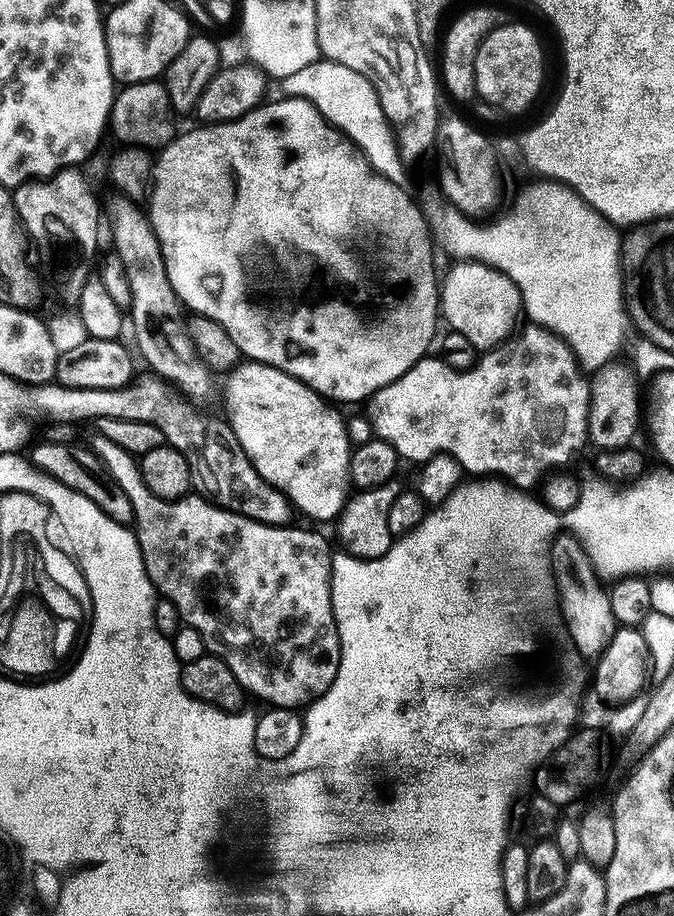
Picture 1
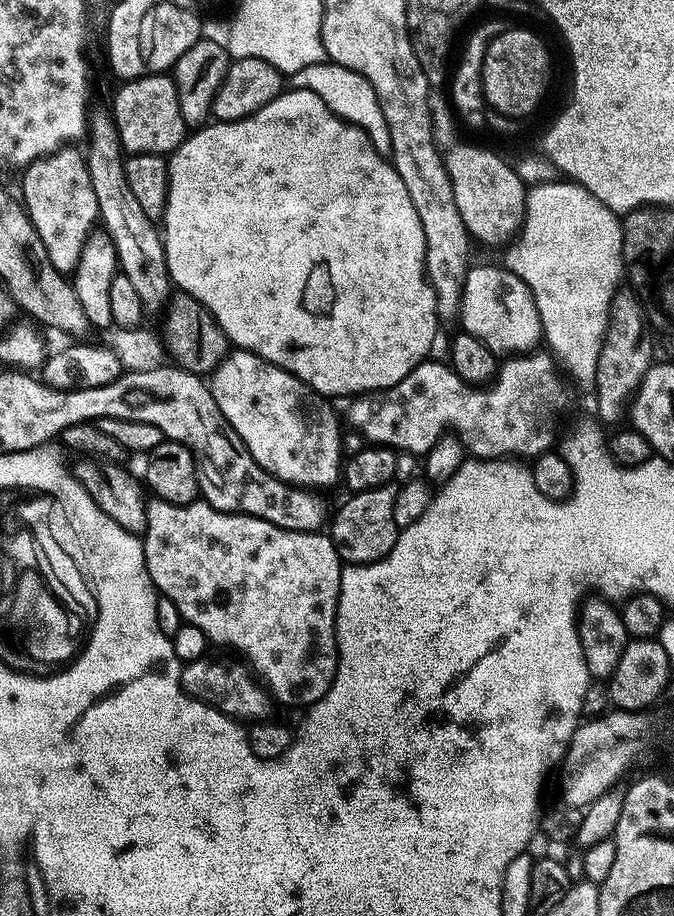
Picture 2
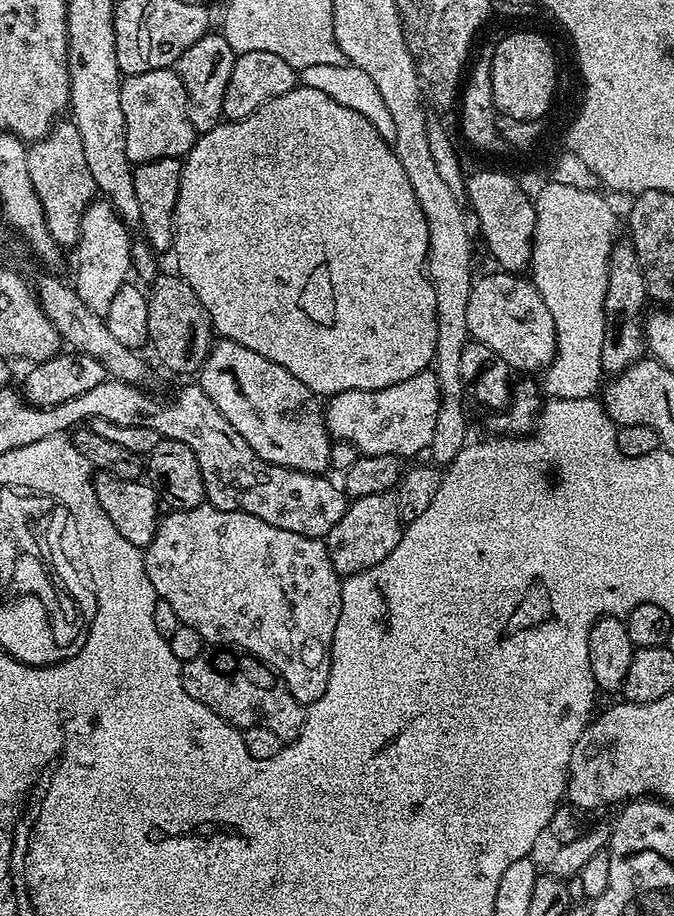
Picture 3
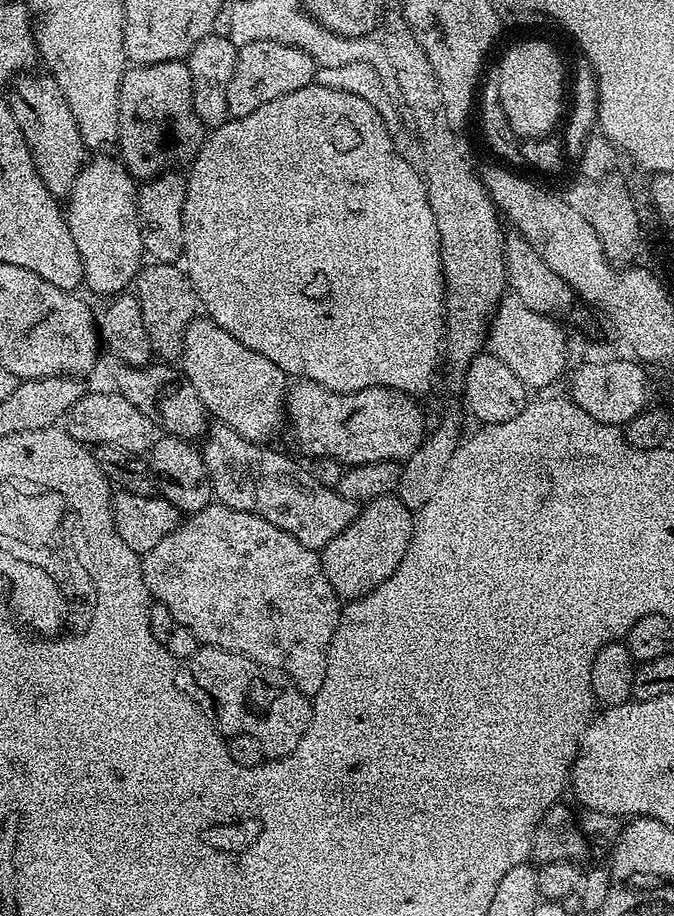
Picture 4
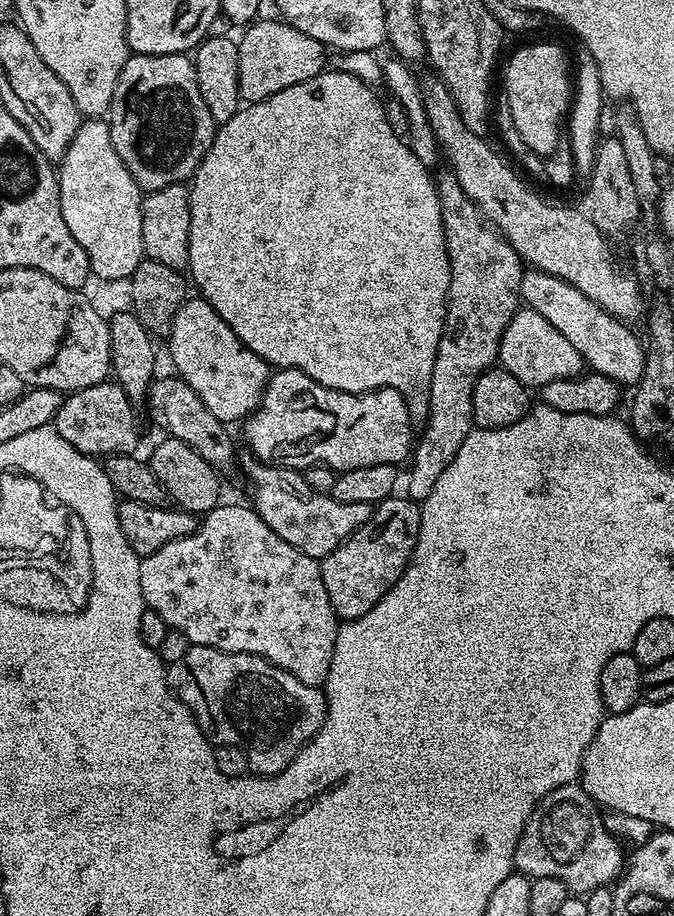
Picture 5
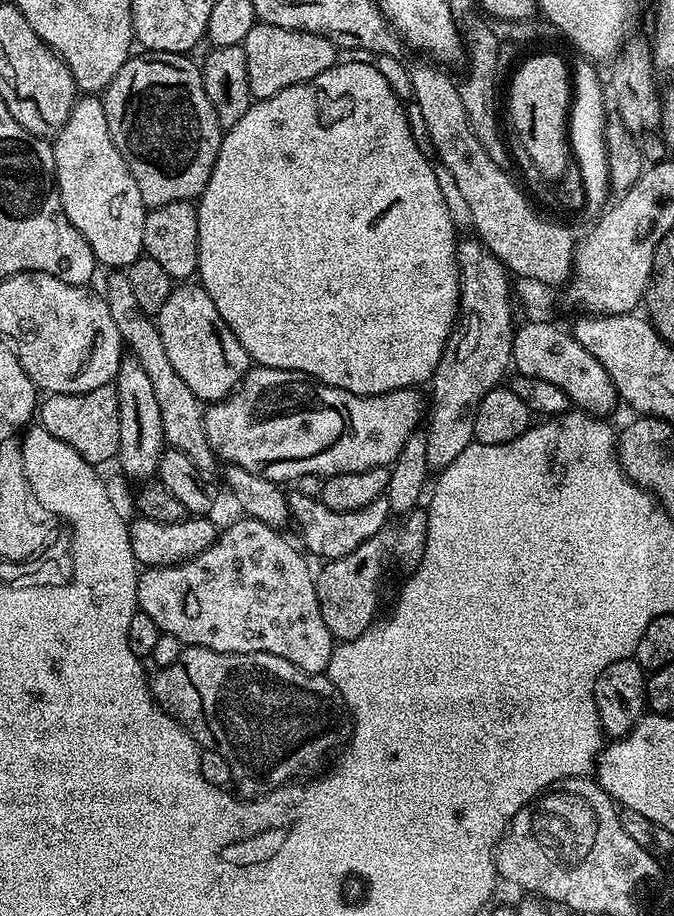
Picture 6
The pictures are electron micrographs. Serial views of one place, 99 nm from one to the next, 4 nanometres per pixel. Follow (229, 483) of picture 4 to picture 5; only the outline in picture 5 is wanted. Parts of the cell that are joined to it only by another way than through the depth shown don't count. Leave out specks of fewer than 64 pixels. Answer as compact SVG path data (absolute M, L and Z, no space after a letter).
M248 458L244 472L252 483L251 507L256 509L262 522L266 522L278 538L319 561L352 536L374 511L370 504L339 504L330 494L310 490L303 475L295 468L277 468L275 464L261 464L255 458Z

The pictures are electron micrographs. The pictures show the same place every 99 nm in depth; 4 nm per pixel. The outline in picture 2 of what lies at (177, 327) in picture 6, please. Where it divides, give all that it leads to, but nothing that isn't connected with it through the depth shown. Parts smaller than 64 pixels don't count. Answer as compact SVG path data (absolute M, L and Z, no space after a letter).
M229 351L210 375L218 410L234 426L254 462L271 476L305 490L328 488L342 476L342 425L329 401L284 368L266 362L253 352Z

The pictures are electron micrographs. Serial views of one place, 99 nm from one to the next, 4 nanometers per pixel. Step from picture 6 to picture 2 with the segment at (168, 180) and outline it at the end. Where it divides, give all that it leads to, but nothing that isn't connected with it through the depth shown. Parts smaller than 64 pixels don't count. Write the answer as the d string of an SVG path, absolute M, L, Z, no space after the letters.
M171 75L139 76L137 80L125 80L119 85L112 100L111 119L116 122L120 146L125 153L145 152L164 156L170 154L186 135L182 110L178 110L178 90Z

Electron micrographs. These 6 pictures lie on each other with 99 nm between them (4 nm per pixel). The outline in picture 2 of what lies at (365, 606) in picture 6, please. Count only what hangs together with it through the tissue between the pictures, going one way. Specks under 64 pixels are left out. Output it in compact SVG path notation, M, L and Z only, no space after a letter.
M391 483L374 490L366 490L365 492L349 495L347 497L349 500L337 510L336 517L333 520L331 517L330 528L332 524L332 529L330 529L330 535L336 547L336 552L345 565L373 564L375 560L380 560L386 554L390 554L390 550L396 545L396 537L398 535L398 529L394 522L396 489L397 485Z

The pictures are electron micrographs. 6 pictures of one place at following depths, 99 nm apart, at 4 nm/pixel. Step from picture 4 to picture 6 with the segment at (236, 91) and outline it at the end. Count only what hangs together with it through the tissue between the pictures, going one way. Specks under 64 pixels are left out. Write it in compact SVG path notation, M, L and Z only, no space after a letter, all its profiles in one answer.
M259 22L246 34L242 47L248 63L253 101L265 100L290 86L306 82L322 74L322 70L332 67L338 60L337 45L325 36Z

